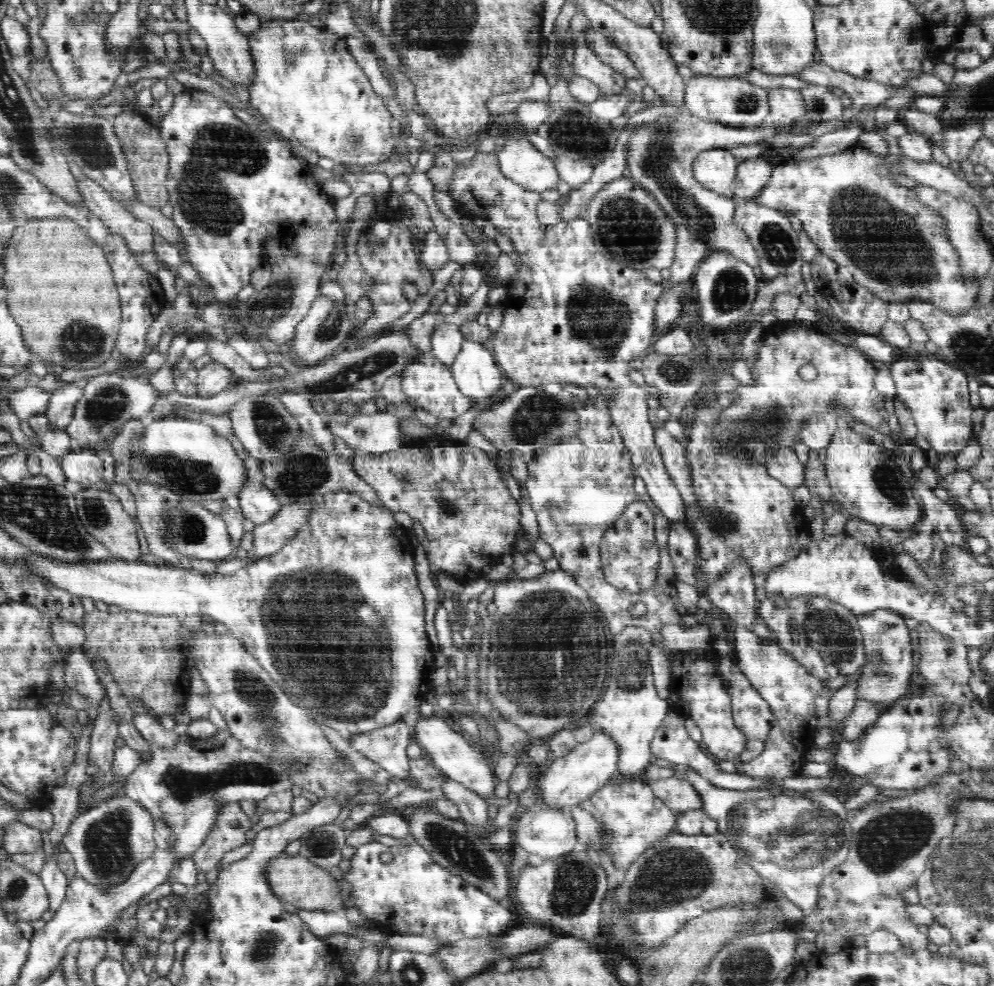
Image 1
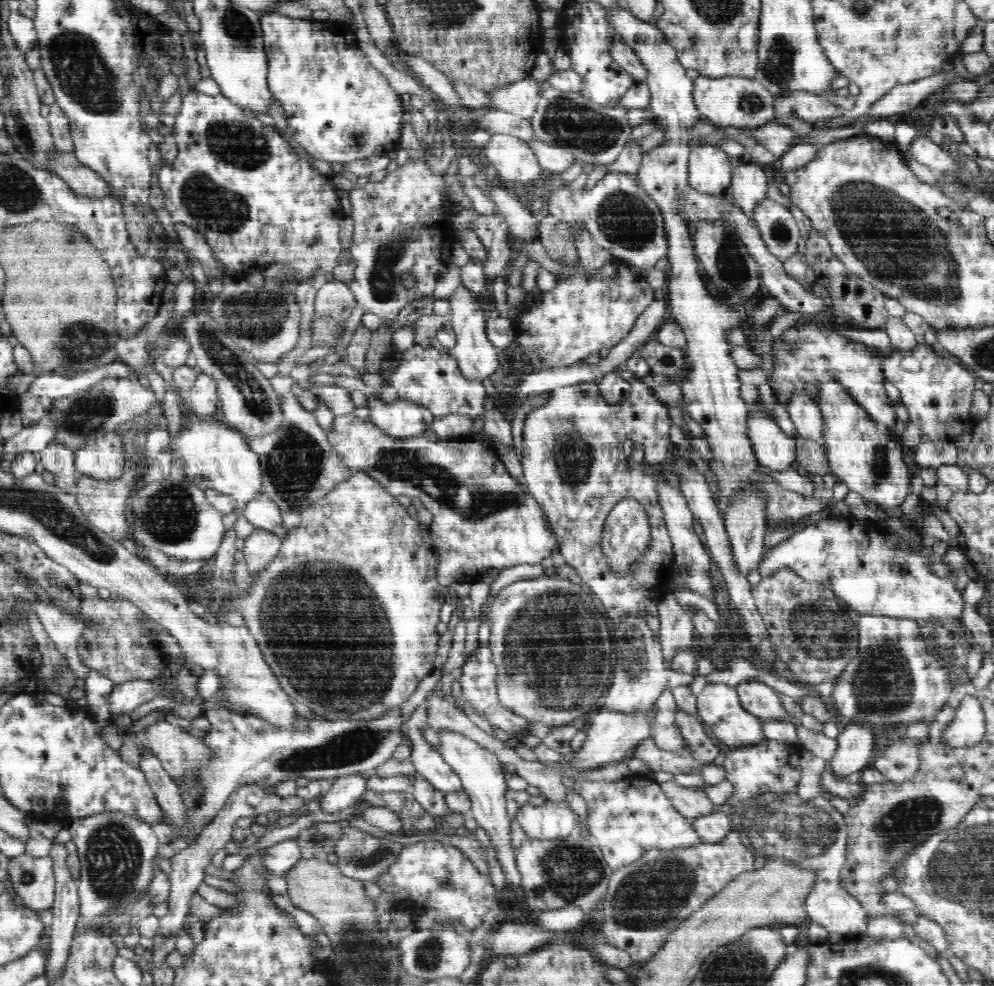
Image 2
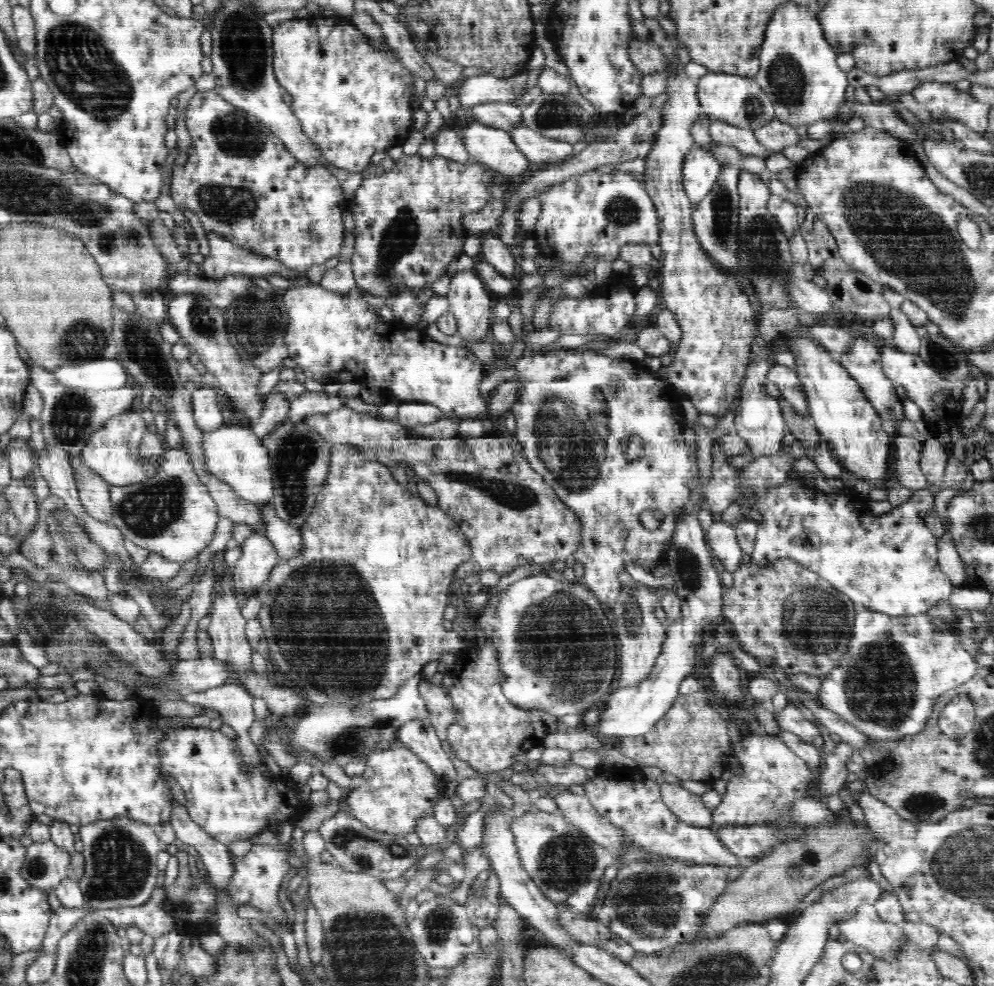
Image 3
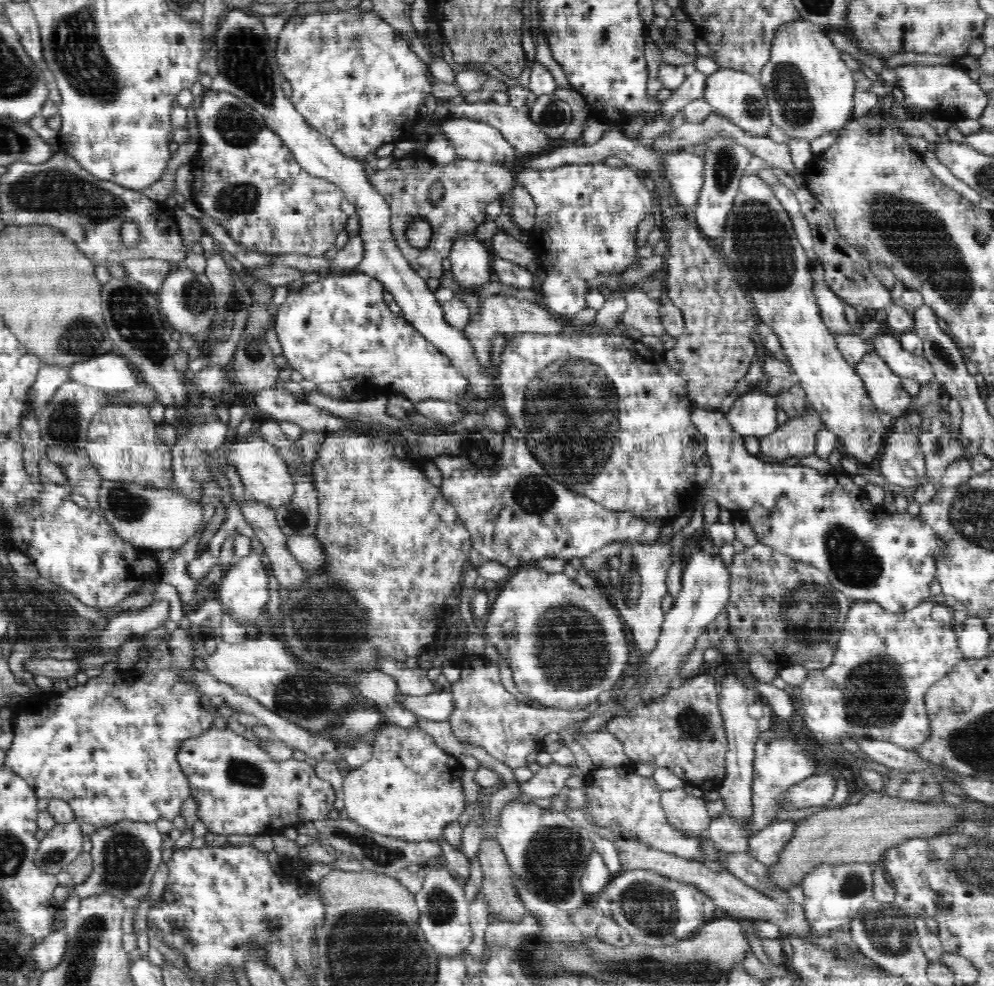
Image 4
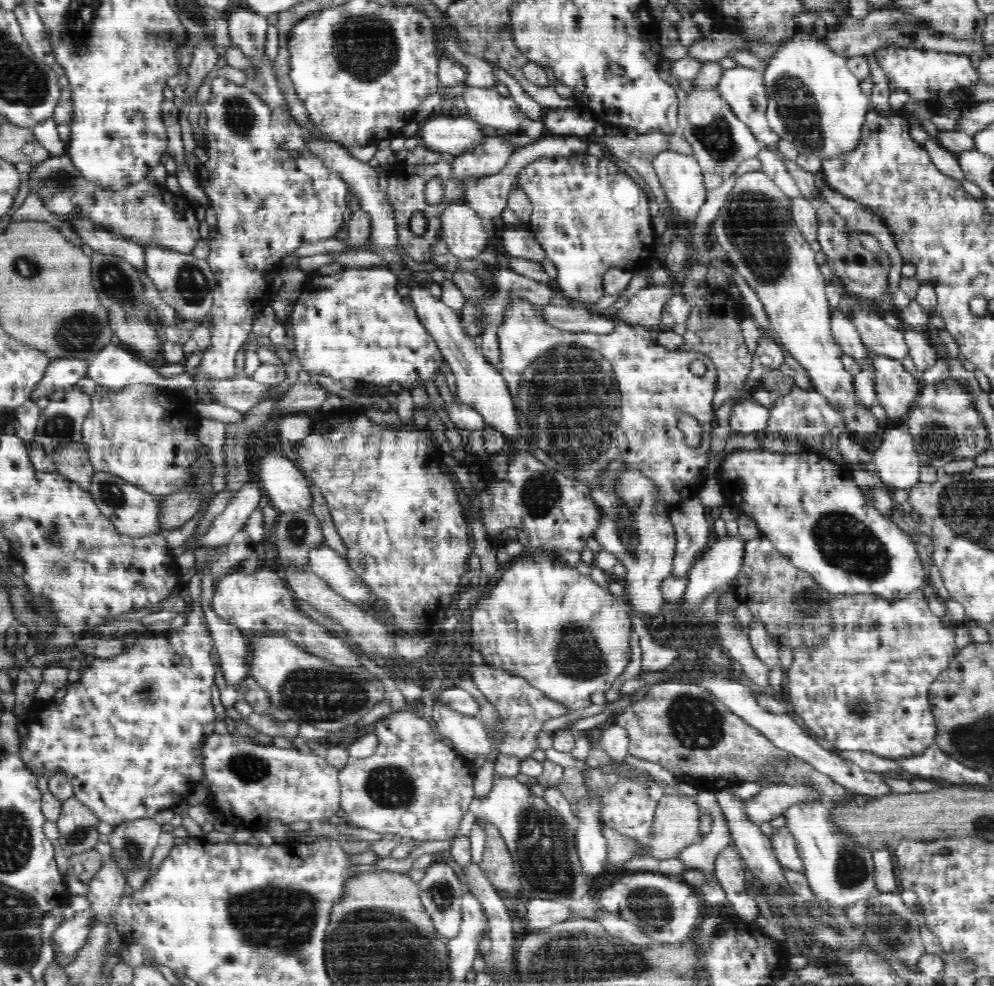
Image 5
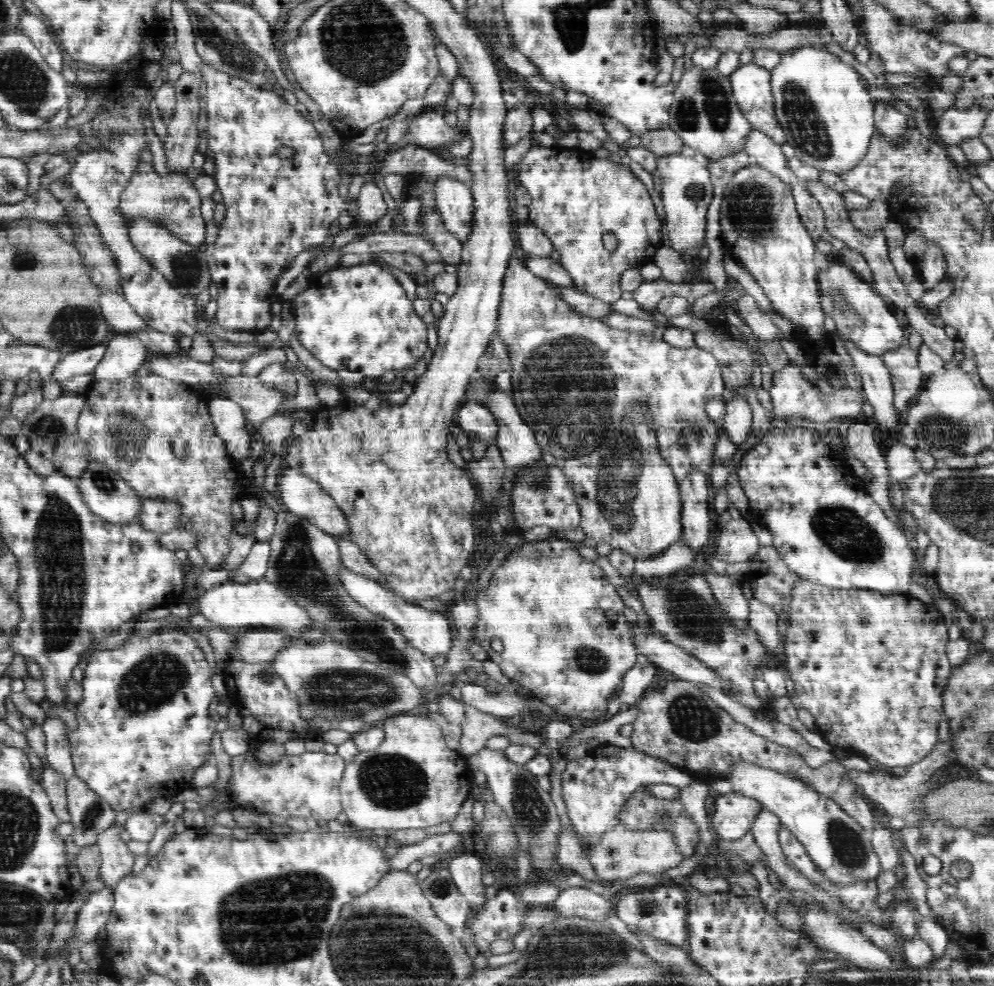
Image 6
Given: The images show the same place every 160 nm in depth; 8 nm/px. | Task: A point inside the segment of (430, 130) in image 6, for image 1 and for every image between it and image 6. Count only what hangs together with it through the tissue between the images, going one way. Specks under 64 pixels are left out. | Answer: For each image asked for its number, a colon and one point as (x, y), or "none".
1: (519, 160)
2: (516, 164)
3: (493, 148)
4: (474, 140)
5: (444, 133)

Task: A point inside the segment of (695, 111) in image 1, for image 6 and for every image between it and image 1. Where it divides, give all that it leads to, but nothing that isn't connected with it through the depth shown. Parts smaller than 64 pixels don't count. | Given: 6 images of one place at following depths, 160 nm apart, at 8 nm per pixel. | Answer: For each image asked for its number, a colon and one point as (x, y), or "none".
2: (740, 102)
3: (740, 101)
4: (738, 96)
5: (743, 89)
6: (751, 87)

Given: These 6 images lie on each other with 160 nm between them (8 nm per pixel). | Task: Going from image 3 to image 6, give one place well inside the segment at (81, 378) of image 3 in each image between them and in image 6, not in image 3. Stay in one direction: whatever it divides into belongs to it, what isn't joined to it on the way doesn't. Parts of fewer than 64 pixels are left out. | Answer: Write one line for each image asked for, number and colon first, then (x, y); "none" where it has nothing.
4: (110, 373)
5: (115, 368)
6: (126, 353)

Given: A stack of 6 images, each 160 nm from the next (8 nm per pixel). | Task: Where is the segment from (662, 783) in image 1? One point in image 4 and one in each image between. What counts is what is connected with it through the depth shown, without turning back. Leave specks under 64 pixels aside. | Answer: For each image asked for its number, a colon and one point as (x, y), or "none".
2: (690, 803)
3: (690, 809)
4: (688, 815)

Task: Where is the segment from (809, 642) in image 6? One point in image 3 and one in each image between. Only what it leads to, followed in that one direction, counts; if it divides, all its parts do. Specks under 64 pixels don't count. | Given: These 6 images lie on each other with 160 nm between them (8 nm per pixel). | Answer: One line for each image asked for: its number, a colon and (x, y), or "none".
3: (895, 668)
4: (875, 688)
5: (866, 688)

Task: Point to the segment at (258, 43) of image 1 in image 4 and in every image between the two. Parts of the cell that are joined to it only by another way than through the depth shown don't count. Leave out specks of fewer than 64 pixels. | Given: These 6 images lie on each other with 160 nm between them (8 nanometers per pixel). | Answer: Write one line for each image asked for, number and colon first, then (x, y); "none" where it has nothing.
2: (338, 107)
3: (351, 100)
4: (354, 79)

